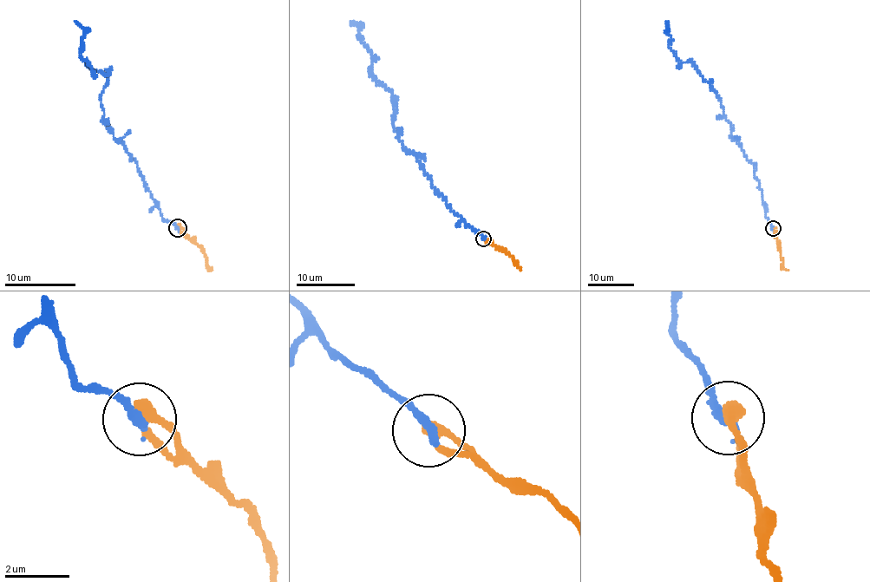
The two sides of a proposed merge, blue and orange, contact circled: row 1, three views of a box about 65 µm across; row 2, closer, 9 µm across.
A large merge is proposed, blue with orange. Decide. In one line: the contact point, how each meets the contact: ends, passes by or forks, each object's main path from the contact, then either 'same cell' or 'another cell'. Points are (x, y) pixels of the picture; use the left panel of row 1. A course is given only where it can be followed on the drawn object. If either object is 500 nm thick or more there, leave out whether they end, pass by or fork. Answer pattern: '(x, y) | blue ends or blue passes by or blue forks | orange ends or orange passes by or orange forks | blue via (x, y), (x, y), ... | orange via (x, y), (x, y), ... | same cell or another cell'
(177, 227) | blue ends | orange ends | blue via (177, 228), (103, 120), (99, 95), (107, 74), (82, 58), (83, 29), (75, 22) | orange via (177, 226), (200, 248), (207, 267), (212, 267) | same cell

